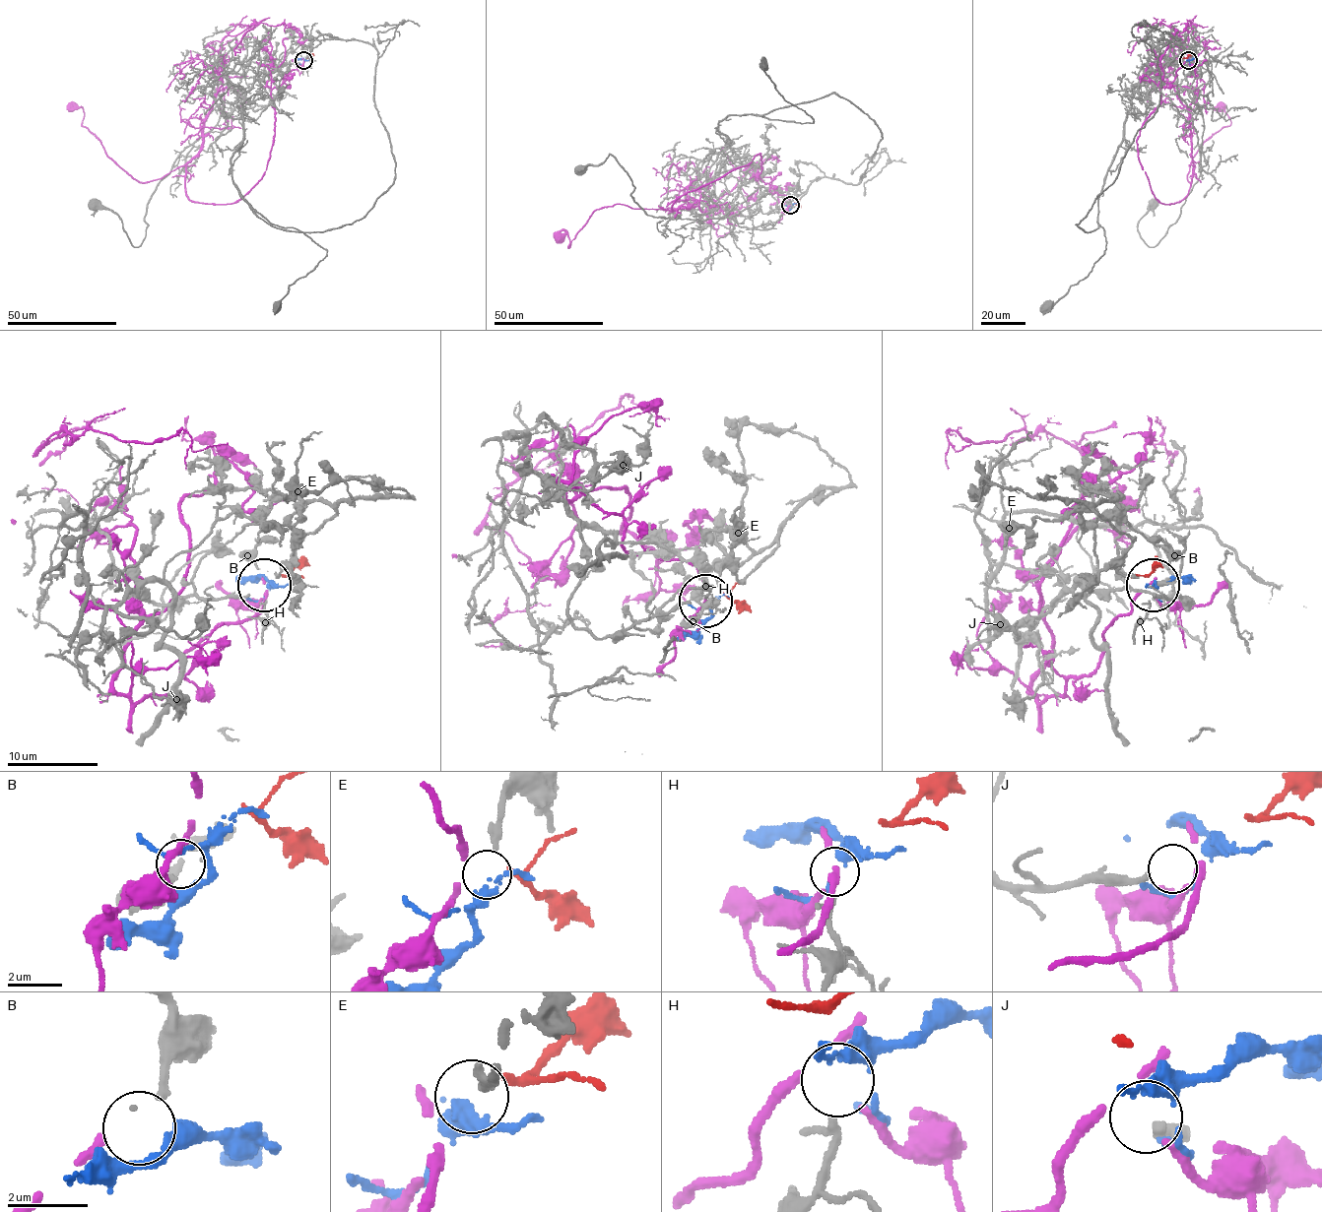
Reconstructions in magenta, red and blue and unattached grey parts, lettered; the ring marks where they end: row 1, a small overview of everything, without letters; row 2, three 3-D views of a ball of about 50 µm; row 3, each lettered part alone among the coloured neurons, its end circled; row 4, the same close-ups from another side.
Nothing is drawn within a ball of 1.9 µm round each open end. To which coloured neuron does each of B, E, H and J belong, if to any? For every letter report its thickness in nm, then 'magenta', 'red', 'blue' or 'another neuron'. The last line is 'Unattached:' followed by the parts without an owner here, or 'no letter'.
B: 30 nm | magenta
E: 280 nm | blue
H: 200 nm | another neuron
J: 240 nm | another neuron
Unattached: H, J

